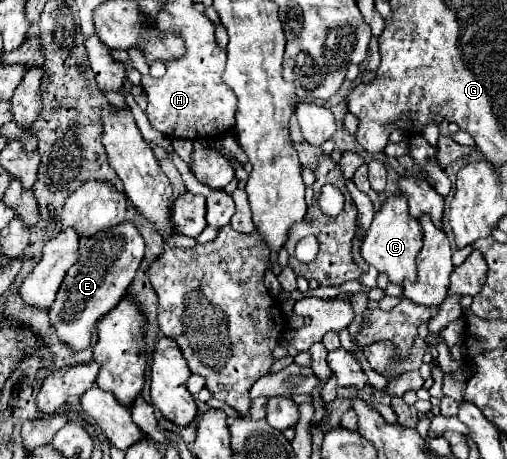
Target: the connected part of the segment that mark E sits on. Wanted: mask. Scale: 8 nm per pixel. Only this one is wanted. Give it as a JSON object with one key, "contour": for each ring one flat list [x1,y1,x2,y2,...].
{"contour":[[124,222,84,240,78,254,78,262,66,272,56,300,48,310,52,330,72,352,80,352,90,346,98,320,116,308,116,304,126,296,144,256,144,240,132,222]]}

